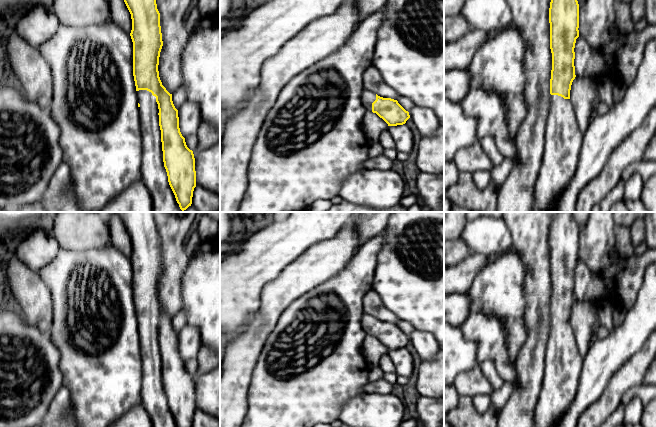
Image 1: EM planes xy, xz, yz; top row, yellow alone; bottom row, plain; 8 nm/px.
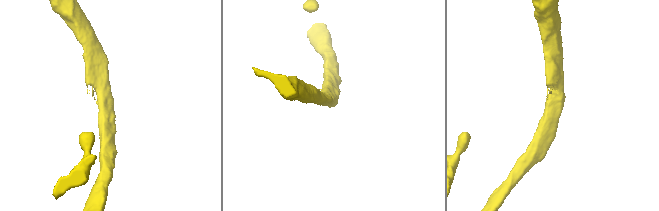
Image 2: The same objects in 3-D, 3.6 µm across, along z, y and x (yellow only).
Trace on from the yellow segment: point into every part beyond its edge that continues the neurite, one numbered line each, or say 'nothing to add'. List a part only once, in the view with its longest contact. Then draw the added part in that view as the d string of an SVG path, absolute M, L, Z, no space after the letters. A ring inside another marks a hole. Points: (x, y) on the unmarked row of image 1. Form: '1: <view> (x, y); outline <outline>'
1: xy (153, 397); outline M147 314L137 315L137 321L143 364L141 403L149 414L153 427L177 427L163 386L156 321Z

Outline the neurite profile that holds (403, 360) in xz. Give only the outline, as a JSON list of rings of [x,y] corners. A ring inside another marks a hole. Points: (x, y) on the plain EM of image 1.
[[[406,349],[389,350],[388,354],[395,366],[395,373],[398,376],[409,378],[413,372],[413,356]]]

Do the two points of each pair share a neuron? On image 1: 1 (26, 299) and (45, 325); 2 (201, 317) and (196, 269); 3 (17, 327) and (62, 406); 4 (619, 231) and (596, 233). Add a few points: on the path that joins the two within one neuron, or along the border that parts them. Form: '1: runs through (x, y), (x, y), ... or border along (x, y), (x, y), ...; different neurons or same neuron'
1: runs through (32, 305), (42, 319); same neuron
2: runs through (201, 305), (201, 281); same neuron
3: border along (62, 385), (54, 396), (45, 415); different neurons
4: border along (614, 225), (615, 247), (619, 254); different neurons

